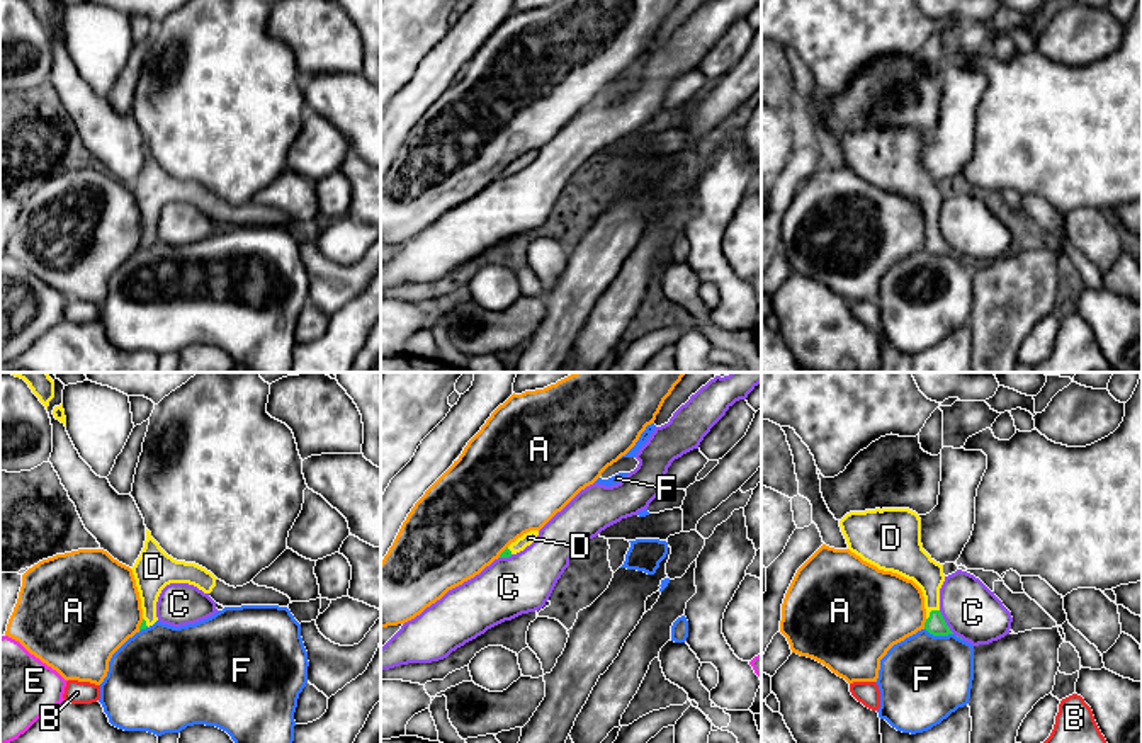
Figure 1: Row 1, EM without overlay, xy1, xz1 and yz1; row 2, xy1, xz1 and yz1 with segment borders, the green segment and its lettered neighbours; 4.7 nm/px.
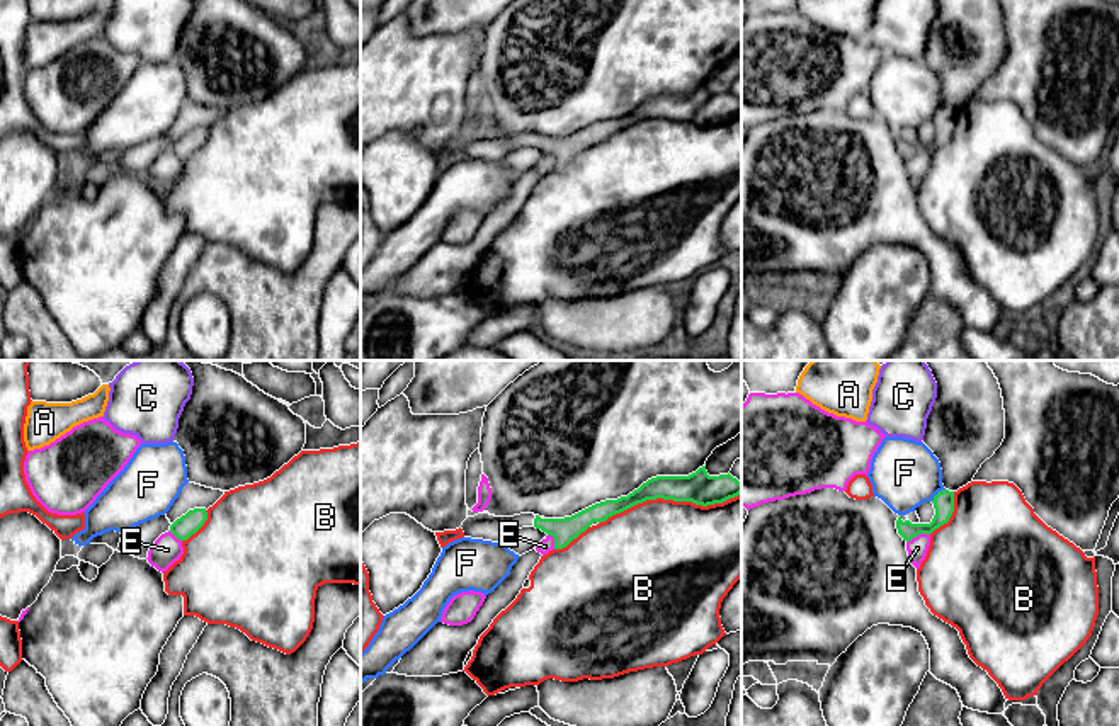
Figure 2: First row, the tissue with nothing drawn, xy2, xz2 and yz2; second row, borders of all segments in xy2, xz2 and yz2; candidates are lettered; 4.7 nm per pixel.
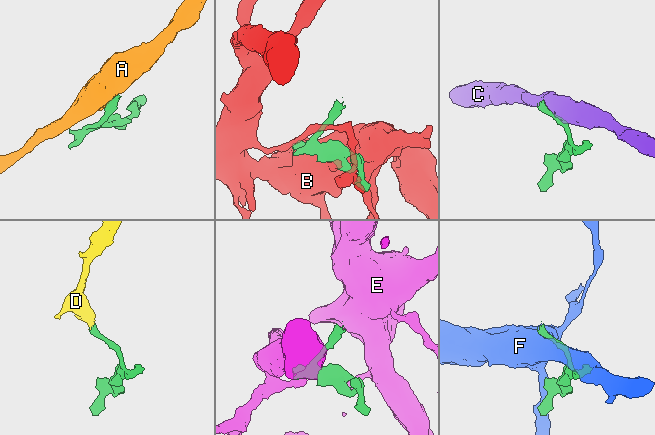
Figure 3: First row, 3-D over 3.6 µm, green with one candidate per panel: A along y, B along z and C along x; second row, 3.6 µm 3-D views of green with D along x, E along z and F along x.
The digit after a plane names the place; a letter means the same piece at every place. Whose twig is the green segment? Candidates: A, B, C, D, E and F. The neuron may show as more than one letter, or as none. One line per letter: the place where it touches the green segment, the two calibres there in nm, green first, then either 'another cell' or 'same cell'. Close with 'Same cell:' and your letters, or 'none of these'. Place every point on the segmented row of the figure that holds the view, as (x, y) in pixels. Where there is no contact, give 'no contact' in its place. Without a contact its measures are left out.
A: yz1 (925, 624) | 100/380 nm | another cell
B: xz2 (669, 499) | 150/480 nm | another cell
C: yz1 (945, 623) | 100/260 nm | another cell
D: yz1 (930, 612) | 100/160 nm | same cell
E: yz2 (917, 534) | 100/100 nm | another cell
F: yz1 (938, 635) | 100/420 nm | another cell
Same cell: D

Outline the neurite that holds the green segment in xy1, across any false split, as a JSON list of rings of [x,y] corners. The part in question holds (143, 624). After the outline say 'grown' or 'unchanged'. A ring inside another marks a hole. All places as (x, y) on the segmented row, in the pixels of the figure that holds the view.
[[[146,529],[144,547],[131,568],[143,609],[139,631],[158,621],[156,602],[161,590],[170,583],[194,585],[223,607],[289,607],[292,602],[321,598],[314,566],[316,561],[306,559],[287,547],[250,583],[235,588],[195,563],[177,561],[168,556]]]; grown

